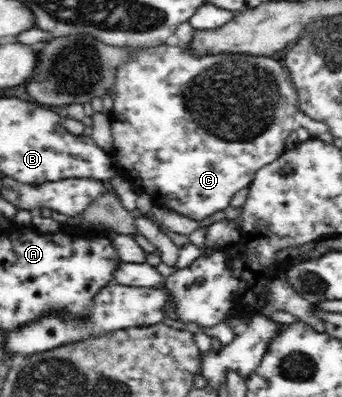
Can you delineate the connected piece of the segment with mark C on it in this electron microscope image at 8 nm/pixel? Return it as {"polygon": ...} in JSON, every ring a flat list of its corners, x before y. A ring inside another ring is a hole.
{"polygon":[[161,44,157,47,134,50,130,53,128,62,116,72,116,77,112,92,114,103,110,112,114,141,112,160,117,165,120,175,133,185,138,194,146,193,154,205,170,209,192,220,201,221,216,212,225,212,233,196,242,188,248,187,254,180,258,169,282,156,282,153,287,150,285,140,297,127,295,115,299,112,298,95,294,90,293,82,289,80,289,73,285,71,279,58,257,57,242,53,198,56,191,54,190,50,183,50,180,45]]}

